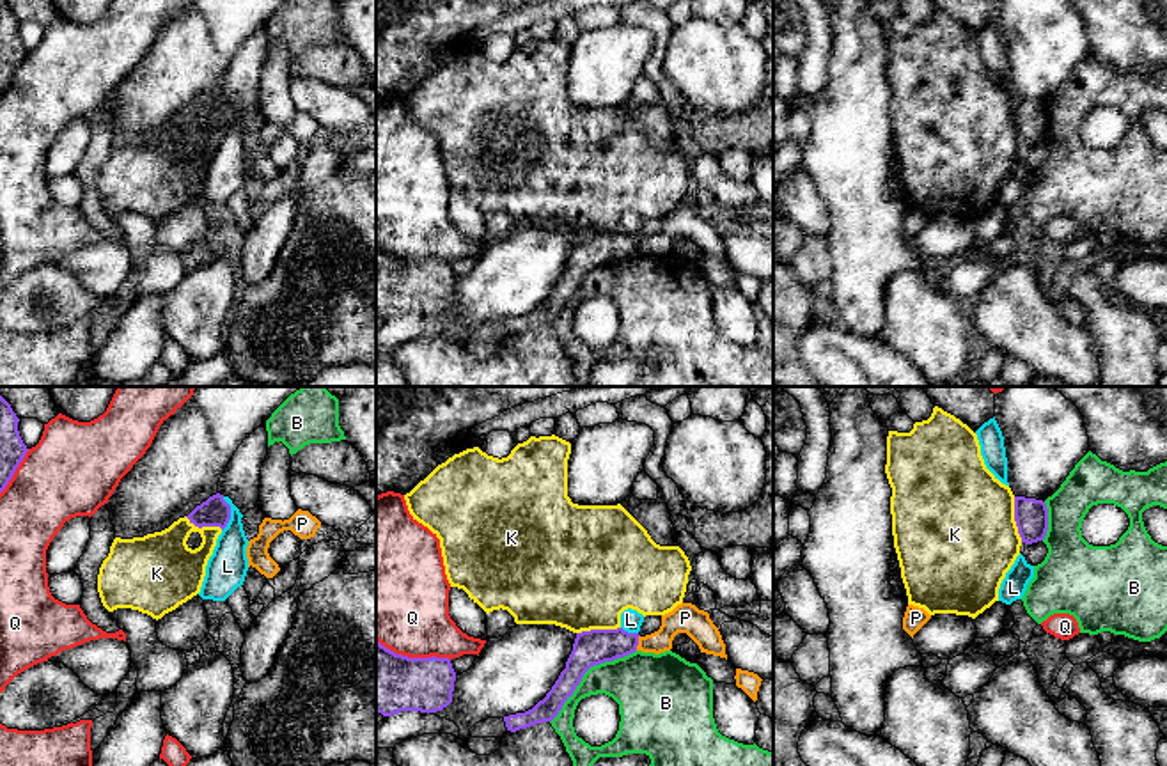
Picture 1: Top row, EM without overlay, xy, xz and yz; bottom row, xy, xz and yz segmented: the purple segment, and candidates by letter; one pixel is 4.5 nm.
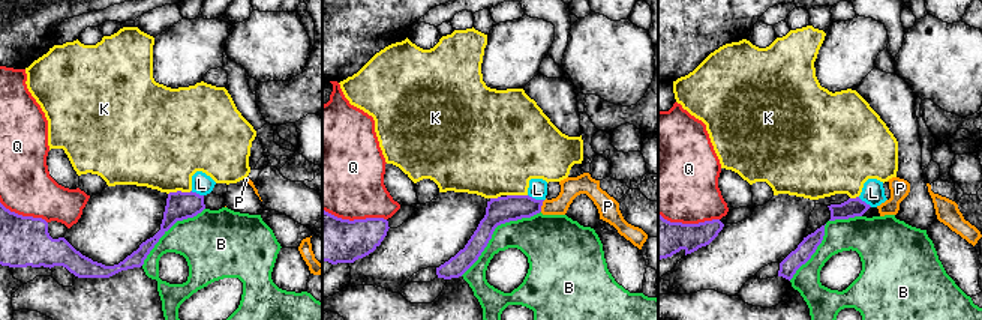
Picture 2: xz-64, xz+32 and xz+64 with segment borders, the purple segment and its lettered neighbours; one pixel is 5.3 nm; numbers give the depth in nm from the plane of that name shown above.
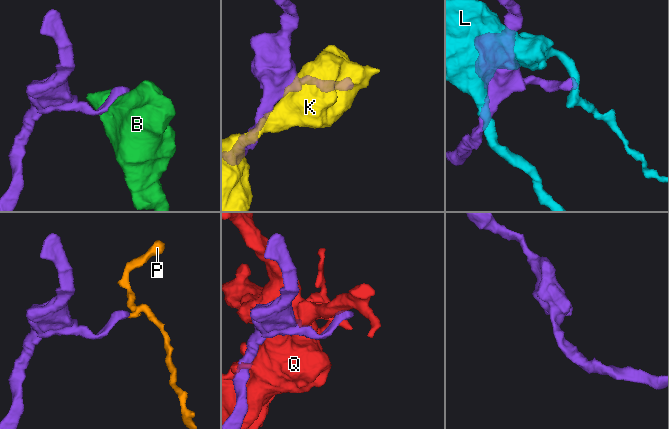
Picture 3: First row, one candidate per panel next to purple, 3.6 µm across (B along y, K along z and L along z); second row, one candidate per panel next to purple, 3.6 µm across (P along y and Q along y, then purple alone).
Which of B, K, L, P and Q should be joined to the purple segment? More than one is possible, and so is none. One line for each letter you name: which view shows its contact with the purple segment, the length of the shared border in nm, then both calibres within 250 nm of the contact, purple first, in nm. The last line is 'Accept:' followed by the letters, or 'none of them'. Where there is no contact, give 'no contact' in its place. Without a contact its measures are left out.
Accept: none of them

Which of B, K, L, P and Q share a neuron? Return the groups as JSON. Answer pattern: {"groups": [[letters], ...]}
{"groups": [["B"], ["K"], ["L"], ["P"], ["Q"]]}

